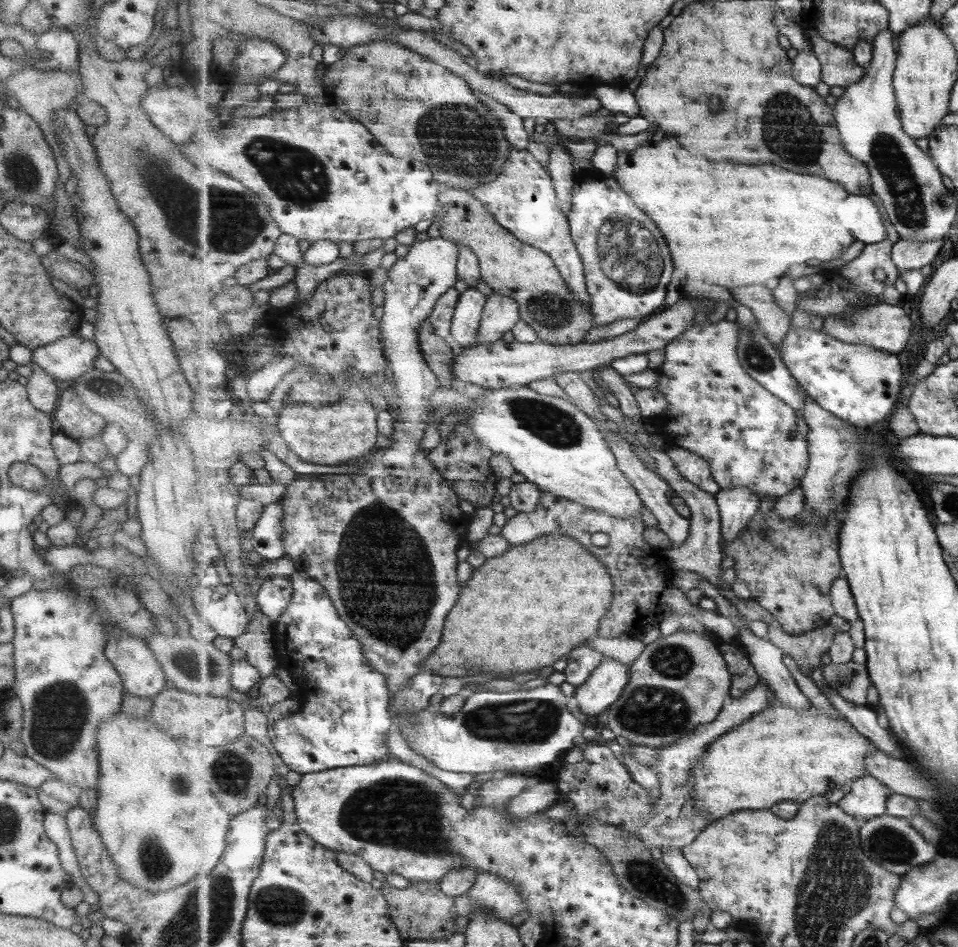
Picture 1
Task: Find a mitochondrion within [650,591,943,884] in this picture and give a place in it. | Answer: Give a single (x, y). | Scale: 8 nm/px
(889, 844)

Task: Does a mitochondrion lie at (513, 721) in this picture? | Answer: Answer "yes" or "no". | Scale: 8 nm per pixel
yes

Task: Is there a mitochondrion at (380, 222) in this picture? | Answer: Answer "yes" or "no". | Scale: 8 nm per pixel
no

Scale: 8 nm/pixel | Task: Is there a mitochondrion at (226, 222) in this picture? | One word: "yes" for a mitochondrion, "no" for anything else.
yes

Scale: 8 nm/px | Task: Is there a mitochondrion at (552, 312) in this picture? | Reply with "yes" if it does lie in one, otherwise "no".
yes

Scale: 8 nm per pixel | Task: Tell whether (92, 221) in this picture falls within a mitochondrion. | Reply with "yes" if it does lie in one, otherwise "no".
no

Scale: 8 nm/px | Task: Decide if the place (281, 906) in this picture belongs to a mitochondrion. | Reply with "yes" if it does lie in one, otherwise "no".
yes

